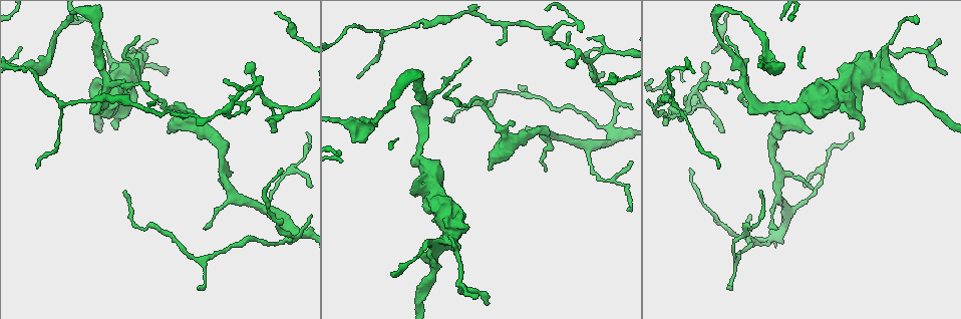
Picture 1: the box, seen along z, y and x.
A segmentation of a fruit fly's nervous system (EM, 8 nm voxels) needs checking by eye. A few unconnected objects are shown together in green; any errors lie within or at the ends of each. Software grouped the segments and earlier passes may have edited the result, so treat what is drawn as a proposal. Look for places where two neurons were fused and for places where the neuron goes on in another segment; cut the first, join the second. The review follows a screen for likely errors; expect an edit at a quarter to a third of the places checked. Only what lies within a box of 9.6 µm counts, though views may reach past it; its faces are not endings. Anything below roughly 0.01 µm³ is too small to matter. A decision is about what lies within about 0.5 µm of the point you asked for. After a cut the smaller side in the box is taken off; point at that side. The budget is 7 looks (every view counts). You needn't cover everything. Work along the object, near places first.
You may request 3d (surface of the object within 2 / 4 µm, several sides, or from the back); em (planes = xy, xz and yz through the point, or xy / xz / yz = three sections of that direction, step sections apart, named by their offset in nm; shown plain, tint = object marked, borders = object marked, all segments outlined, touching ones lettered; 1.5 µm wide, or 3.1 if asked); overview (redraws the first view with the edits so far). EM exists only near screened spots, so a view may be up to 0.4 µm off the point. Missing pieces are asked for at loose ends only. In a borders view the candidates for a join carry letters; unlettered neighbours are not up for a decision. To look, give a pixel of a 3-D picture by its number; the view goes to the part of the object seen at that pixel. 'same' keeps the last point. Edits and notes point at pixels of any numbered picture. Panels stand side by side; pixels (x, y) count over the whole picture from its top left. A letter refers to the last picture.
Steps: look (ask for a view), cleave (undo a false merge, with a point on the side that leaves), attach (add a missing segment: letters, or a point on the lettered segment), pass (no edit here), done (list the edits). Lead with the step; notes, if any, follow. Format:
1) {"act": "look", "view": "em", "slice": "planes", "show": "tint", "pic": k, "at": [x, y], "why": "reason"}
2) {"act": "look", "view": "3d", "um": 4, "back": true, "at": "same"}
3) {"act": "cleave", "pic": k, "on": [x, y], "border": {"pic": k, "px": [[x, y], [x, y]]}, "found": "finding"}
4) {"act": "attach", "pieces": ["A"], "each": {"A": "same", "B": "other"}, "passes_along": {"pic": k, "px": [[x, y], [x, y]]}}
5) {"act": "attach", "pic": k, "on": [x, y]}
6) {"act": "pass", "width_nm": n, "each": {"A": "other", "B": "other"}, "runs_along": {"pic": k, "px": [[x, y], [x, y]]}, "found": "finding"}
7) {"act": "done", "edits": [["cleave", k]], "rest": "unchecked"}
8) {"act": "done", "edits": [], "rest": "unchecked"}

{"act": "look", "view": "em", "slice": "xy", "step": 4, "show": "borders", "pic": 1, "at": [723, 130]}

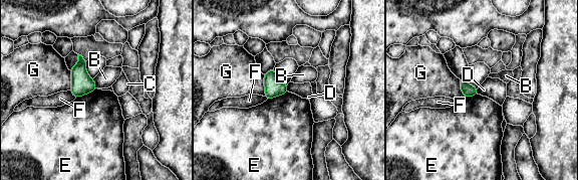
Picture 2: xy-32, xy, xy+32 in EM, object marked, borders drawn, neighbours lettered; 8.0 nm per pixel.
{"act": "look", "view": "em", "slice": "planes", "show": "borders", "at": "same"}

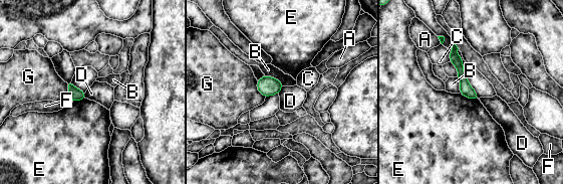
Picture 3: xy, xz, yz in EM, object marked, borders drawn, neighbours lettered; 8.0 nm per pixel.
{"act": "pass", "width_nm": 100, "each": {"A": "other", "B": "other", "C": "other", "D": "other", "E": "other", "F": "other", "G": "other"}, "found": "none of them fits"}

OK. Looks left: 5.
{"act": "look", "view": "em", "slice": "planes", "show": "borders", "pic": 1, "at": [686, 112]}

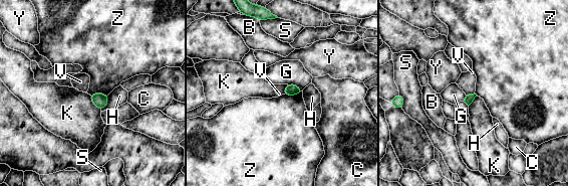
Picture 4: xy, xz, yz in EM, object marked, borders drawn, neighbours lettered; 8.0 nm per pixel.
{"act": "pass", "longest_contact_nm": ["K", 170], "each": {"B": "other", "C": "other", "G": "other", "H": "other", "K": "other", "S": "other", "V": "other", "Y": "other", "Z": "other"}, "border": {"pic": 4, "px": [[302, 91], [296, 95], [283, 95]]}, "found": "none of them fits"}

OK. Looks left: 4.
{"act": "look", "view": "em", "slice": "planes", "show": "borders", "pic": 1, "at": [841, 107], "why": "branch stops here"}

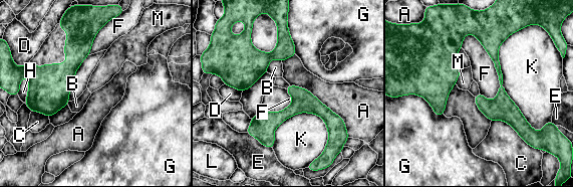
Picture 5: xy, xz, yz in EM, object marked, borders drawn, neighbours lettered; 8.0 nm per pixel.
{"act": "pass", "width_nm": 180, "each": {"A": "other", "B": "other", "C": "other", "D": "other", "E": "other", "F": "other", "G": "other", "H": "other", "K": "other", "L": "other", "M": "other"}, "border": {"pic": 5, "px": [[289, 83], [308, 89], [347, 130]]}, "found": "none of them fits"}

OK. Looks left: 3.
{"act": "done", "edits": [], "rest": "unchecked"}

